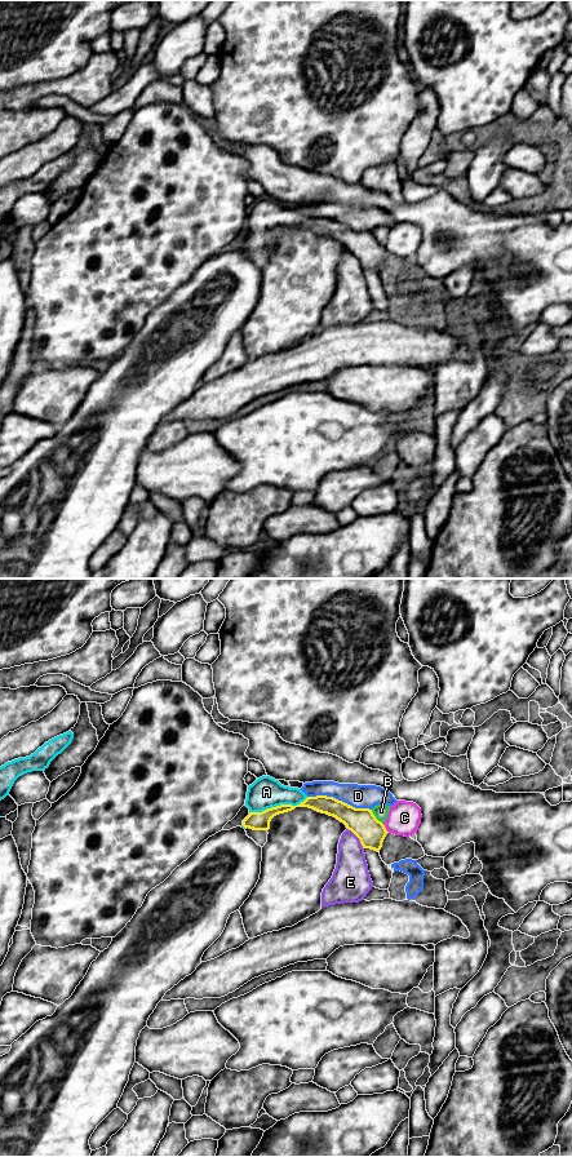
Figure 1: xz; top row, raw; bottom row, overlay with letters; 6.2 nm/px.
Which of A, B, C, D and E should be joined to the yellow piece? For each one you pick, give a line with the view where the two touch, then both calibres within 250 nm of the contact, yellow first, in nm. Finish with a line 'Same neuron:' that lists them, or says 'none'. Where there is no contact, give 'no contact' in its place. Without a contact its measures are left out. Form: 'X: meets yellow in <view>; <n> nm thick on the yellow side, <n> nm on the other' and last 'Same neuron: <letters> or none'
A: meets yellow in xz; 110 nm thick on the yellow side, 190 nm on the other
Same neuron: A

